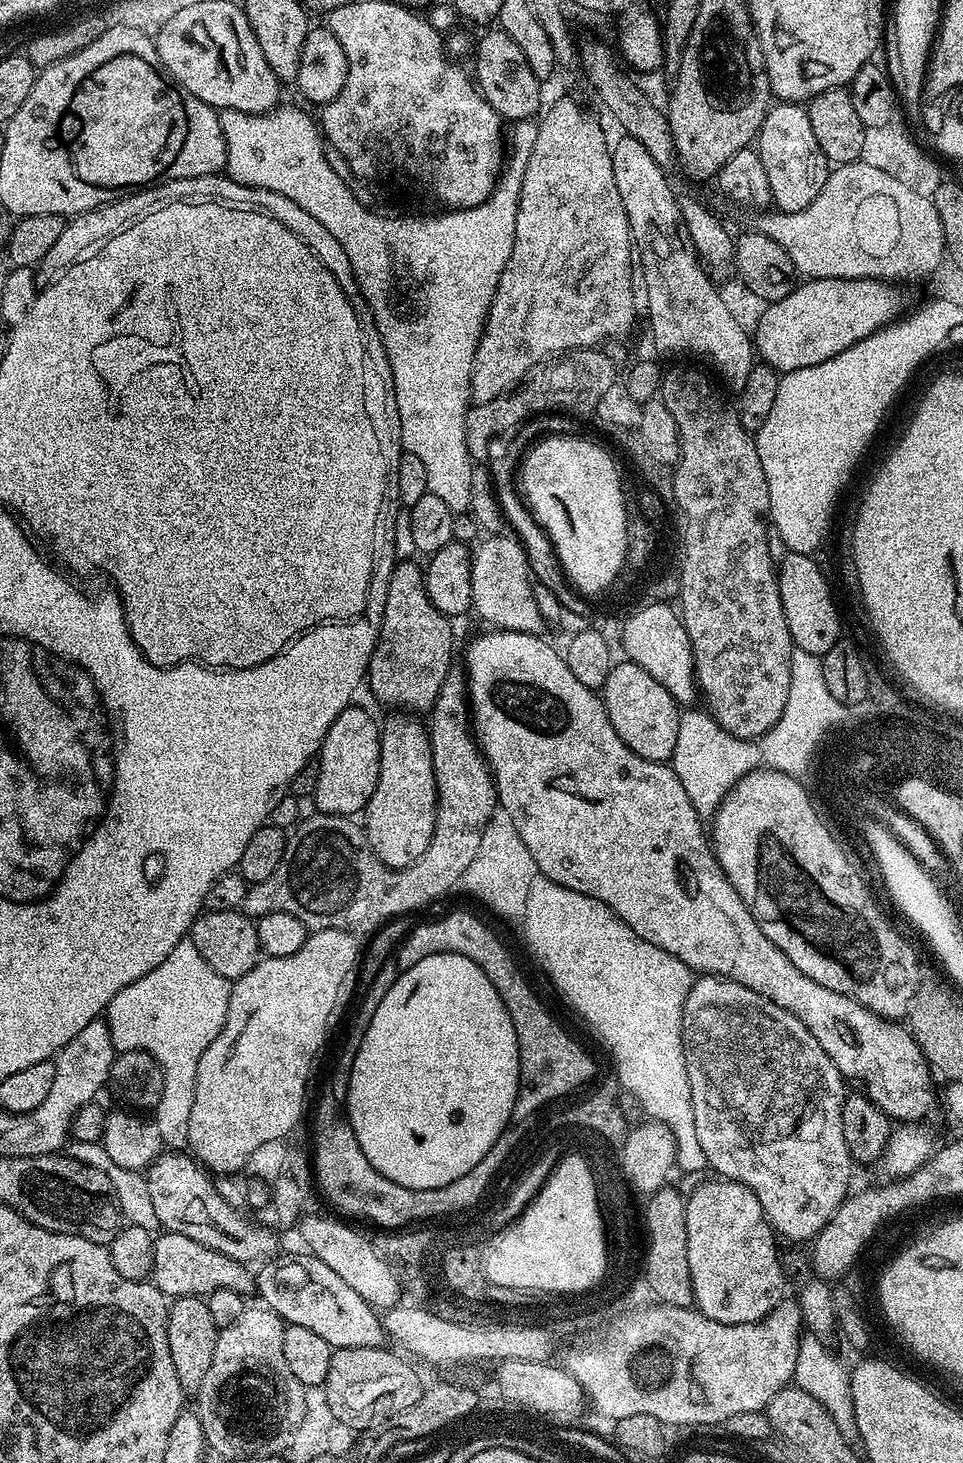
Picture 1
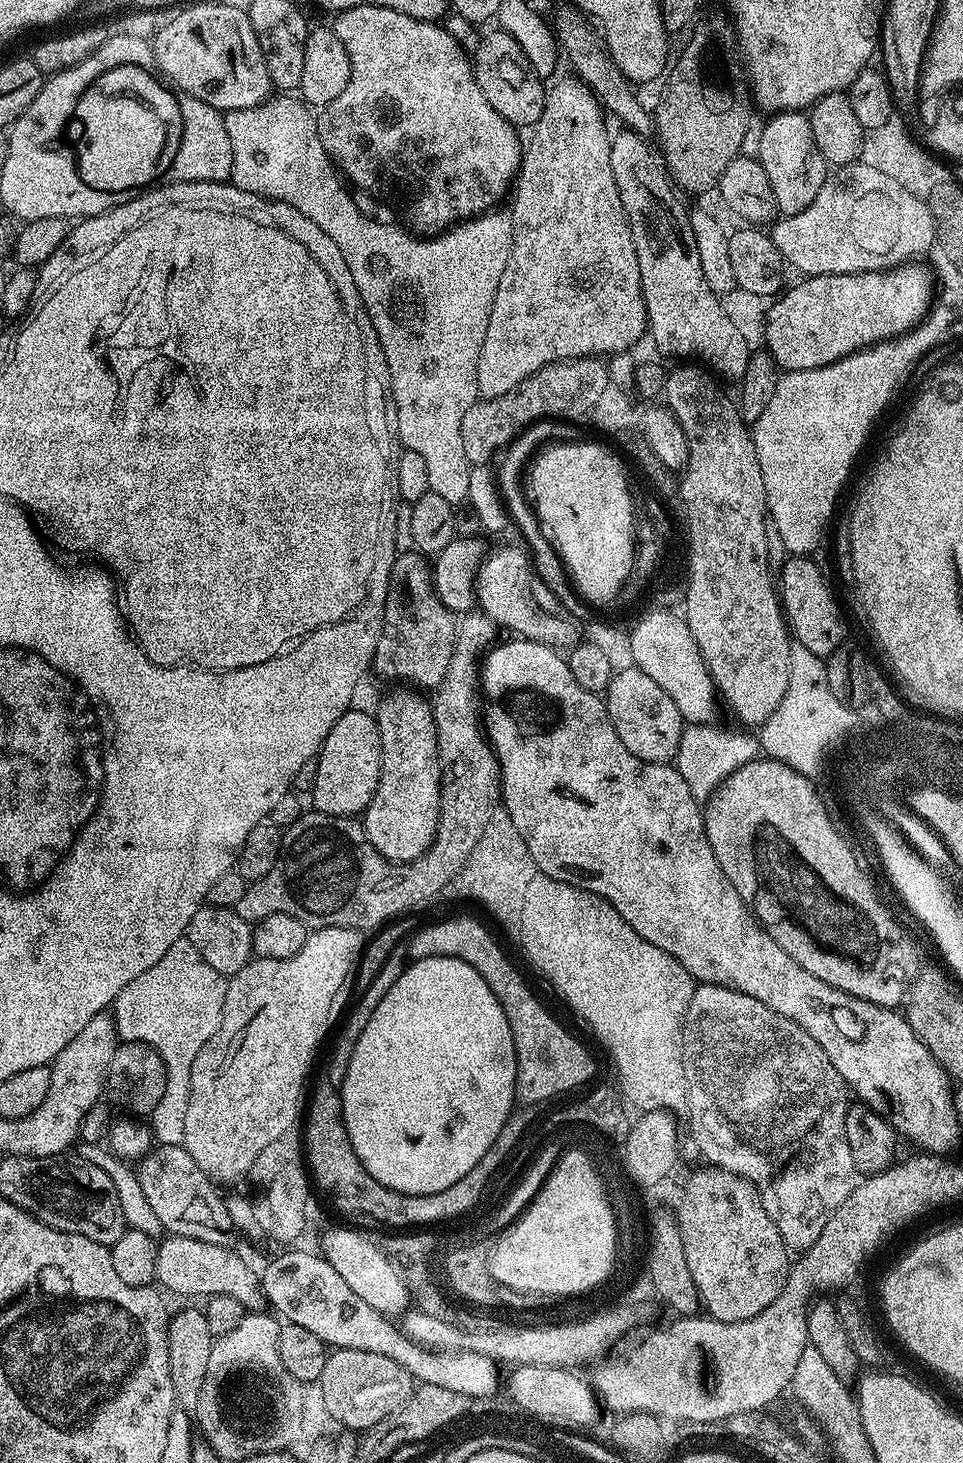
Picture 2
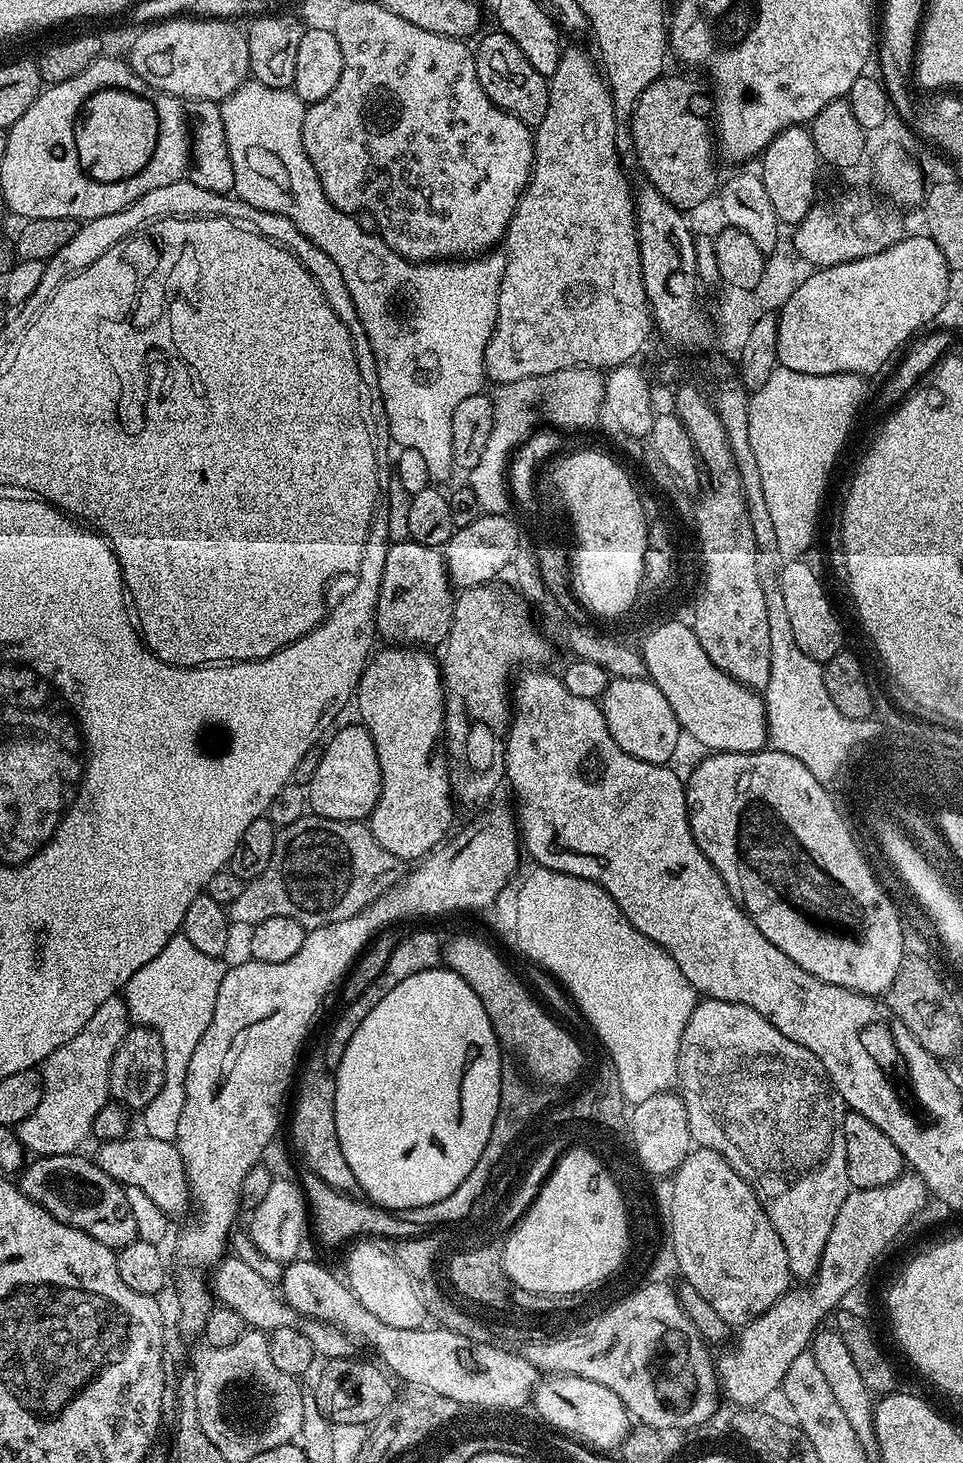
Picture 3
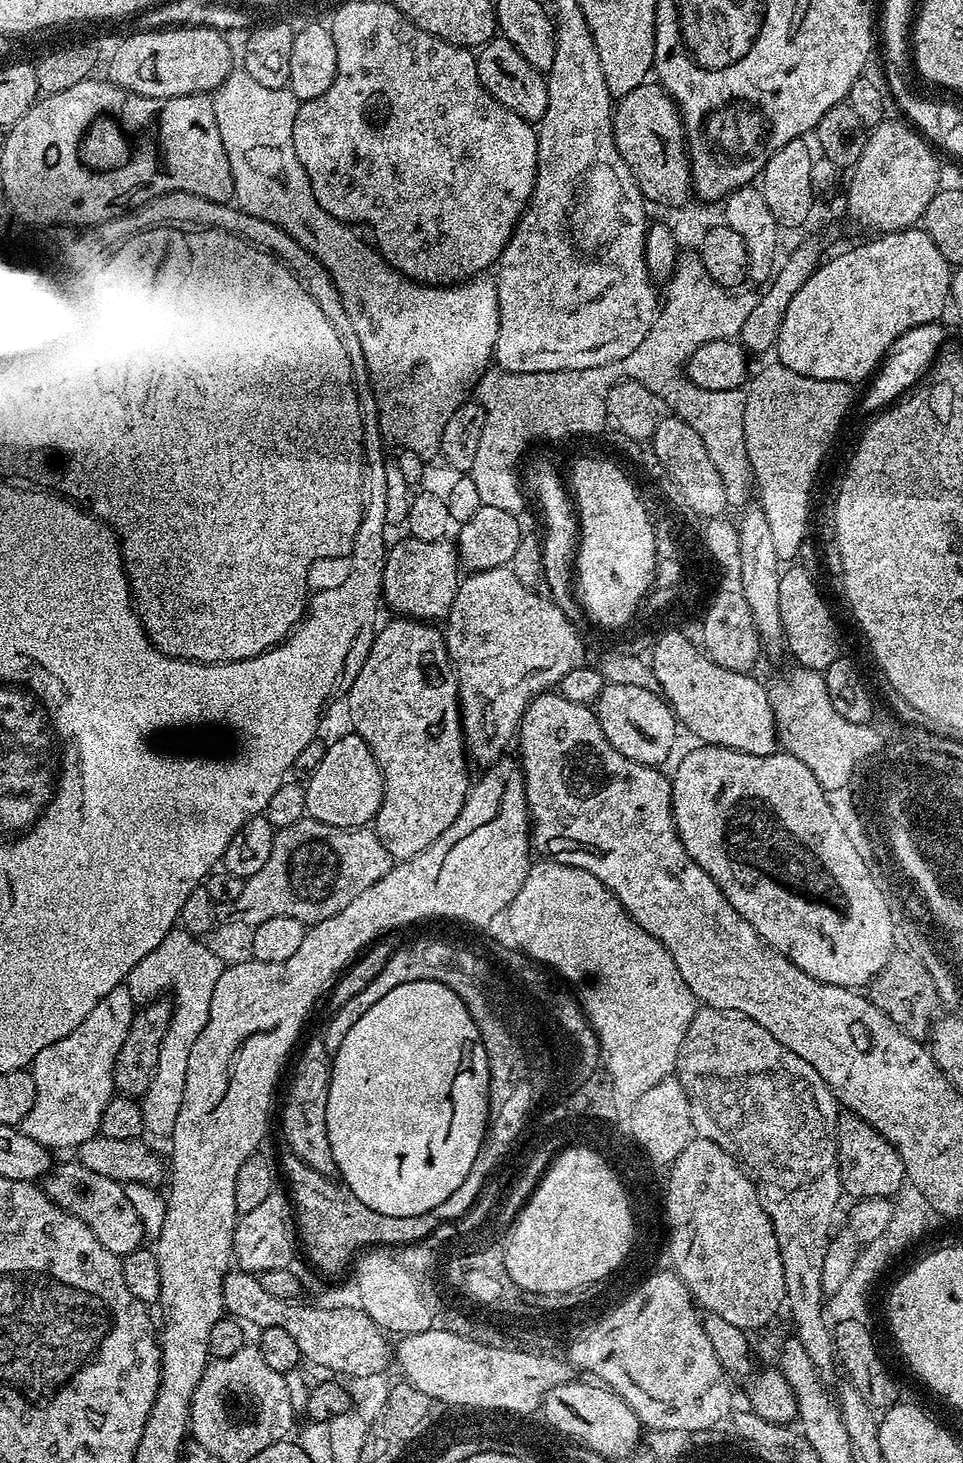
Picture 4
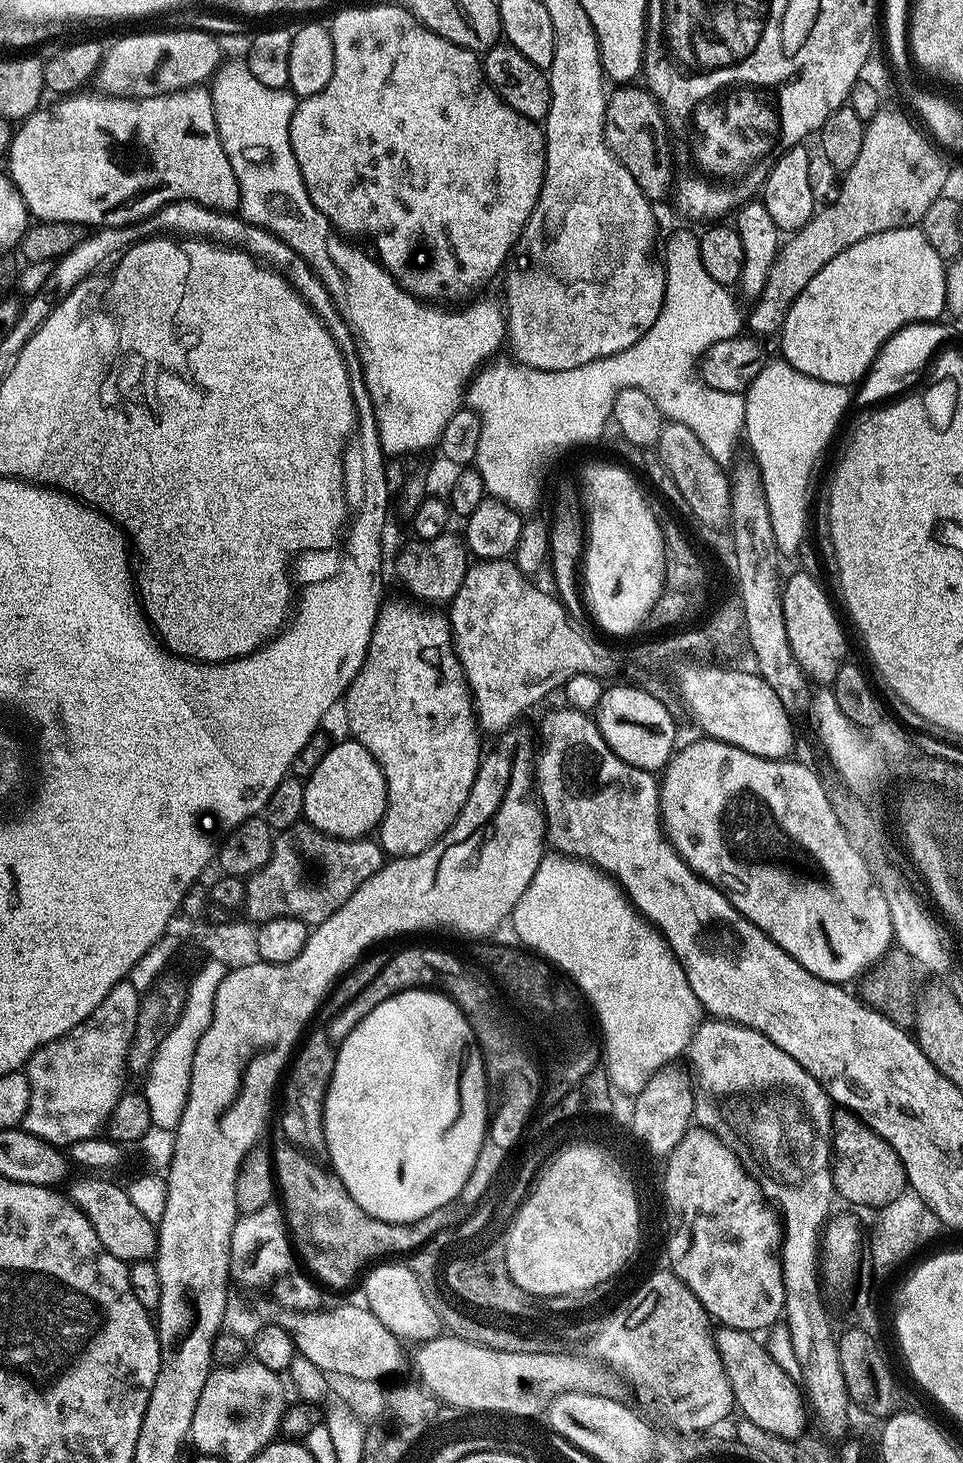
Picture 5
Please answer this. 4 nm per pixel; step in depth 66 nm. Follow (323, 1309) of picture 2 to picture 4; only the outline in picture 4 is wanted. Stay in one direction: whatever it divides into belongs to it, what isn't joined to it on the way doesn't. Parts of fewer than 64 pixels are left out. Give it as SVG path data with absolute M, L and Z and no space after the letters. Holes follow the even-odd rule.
M432 1329L418 1334L399 1337L394 1348L394 1360L404 1371L411 1387L430 1394L430 1398L440 1401L441 1405L457 1404L460 1408L497 1408L497 1413L512 1411L534 1411L544 1403L546 1394L556 1386L562 1386L573 1379L574 1372L567 1359L560 1360L556 1354L543 1351L520 1351L518 1349L496 1349L470 1338L460 1337L444 1329Z

